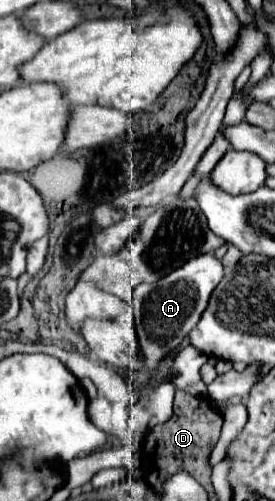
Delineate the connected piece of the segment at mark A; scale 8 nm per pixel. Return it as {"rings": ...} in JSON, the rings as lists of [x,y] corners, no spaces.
{"rings":[[[197,255],[195,259],[189,259],[183,267],[175,269],[173,273],[165,275],[163,279],[157,281],[155,289],[153,283],[139,285],[133,297],[133,313],[135,313],[135,329],[139,335],[139,347],[145,355],[145,371],[139,371],[133,375],[135,385],[143,385],[159,359],[163,359],[169,351],[173,351],[183,337],[191,331],[191,327],[197,325],[201,319],[201,313],[207,307],[211,291],[217,287],[217,283],[223,279],[223,265],[221,261],[213,255]]]}

